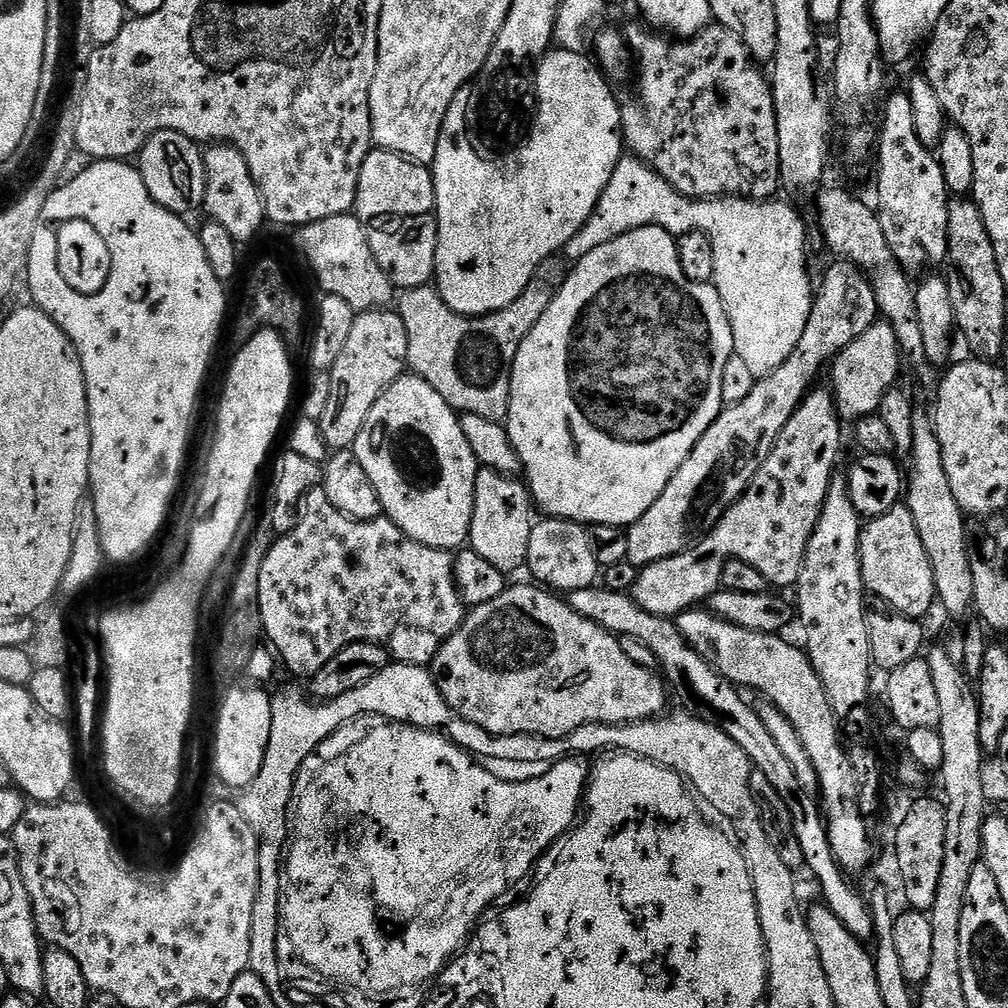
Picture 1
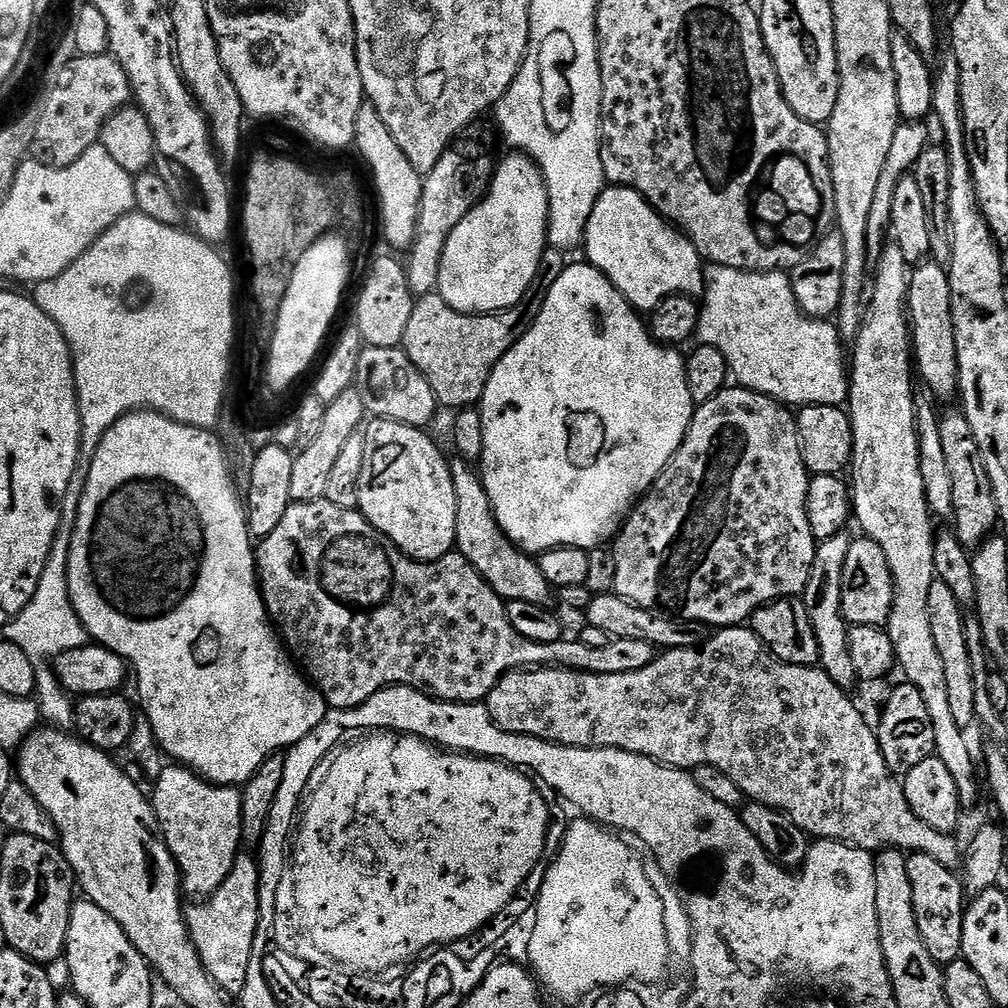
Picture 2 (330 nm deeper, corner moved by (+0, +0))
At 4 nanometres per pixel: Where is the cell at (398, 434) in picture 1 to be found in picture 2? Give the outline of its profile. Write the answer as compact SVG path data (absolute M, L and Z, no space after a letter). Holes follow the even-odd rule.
M379 418L371 421L373 424L367 425L364 437L366 438L366 462L362 470L360 479L360 506L359 512L376 527L376 531L384 535L385 540L389 541L399 552L405 552L413 560L437 560L445 556L447 552L453 551L456 547L456 491L454 490L454 478L449 461L444 461L444 456L440 453L440 448L427 435L423 428L415 428L409 424L399 424L393 420L382 420Z

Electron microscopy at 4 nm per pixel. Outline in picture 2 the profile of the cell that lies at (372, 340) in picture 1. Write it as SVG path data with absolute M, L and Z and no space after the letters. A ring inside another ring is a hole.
M355 387L347 388L332 404L327 405L326 418L322 418L322 430L318 430L318 438L307 441L295 453L296 461L290 482L290 498L294 504L305 504L324 499L326 486L336 459L342 449L346 447L350 434L361 431L362 425L365 423L364 416L366 417L366 409L362 394Z

